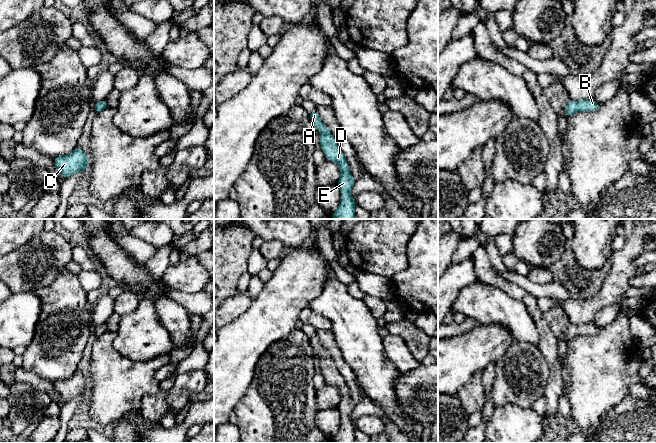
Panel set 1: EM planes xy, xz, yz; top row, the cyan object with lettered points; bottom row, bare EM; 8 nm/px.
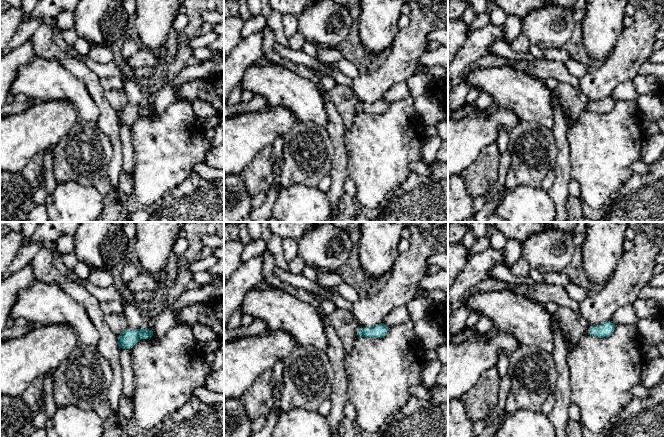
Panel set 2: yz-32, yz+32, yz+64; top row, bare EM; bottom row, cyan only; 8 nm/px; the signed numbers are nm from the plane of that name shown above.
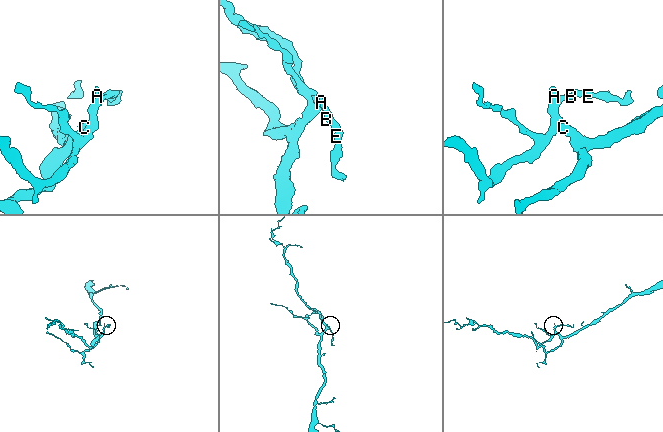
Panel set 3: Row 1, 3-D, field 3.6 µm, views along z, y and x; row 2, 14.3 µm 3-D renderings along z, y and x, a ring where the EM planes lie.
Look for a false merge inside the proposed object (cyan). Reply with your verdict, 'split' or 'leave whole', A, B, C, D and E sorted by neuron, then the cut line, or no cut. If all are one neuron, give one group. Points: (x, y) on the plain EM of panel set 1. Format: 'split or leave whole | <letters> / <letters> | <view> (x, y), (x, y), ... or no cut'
leave whole | A B C D E | no cut

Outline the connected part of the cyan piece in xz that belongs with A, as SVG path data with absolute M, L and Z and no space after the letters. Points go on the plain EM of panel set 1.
M316 335L309 337L310 344L314 350L318 350L317 355L320 358L321 374L325 378L328 385L335 386L339 389L341 400L337 406L341 415L341 426L338 433L331 438L332 443L354 443L355 442L355 426L351 420L351 414L355 407L352 401L346 381L339 373L333 359L330 357L327 350L325 350Z

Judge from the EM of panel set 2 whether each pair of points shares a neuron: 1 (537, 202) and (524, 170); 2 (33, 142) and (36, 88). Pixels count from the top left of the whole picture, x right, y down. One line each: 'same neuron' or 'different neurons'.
1: different neurons
2: different neurons

